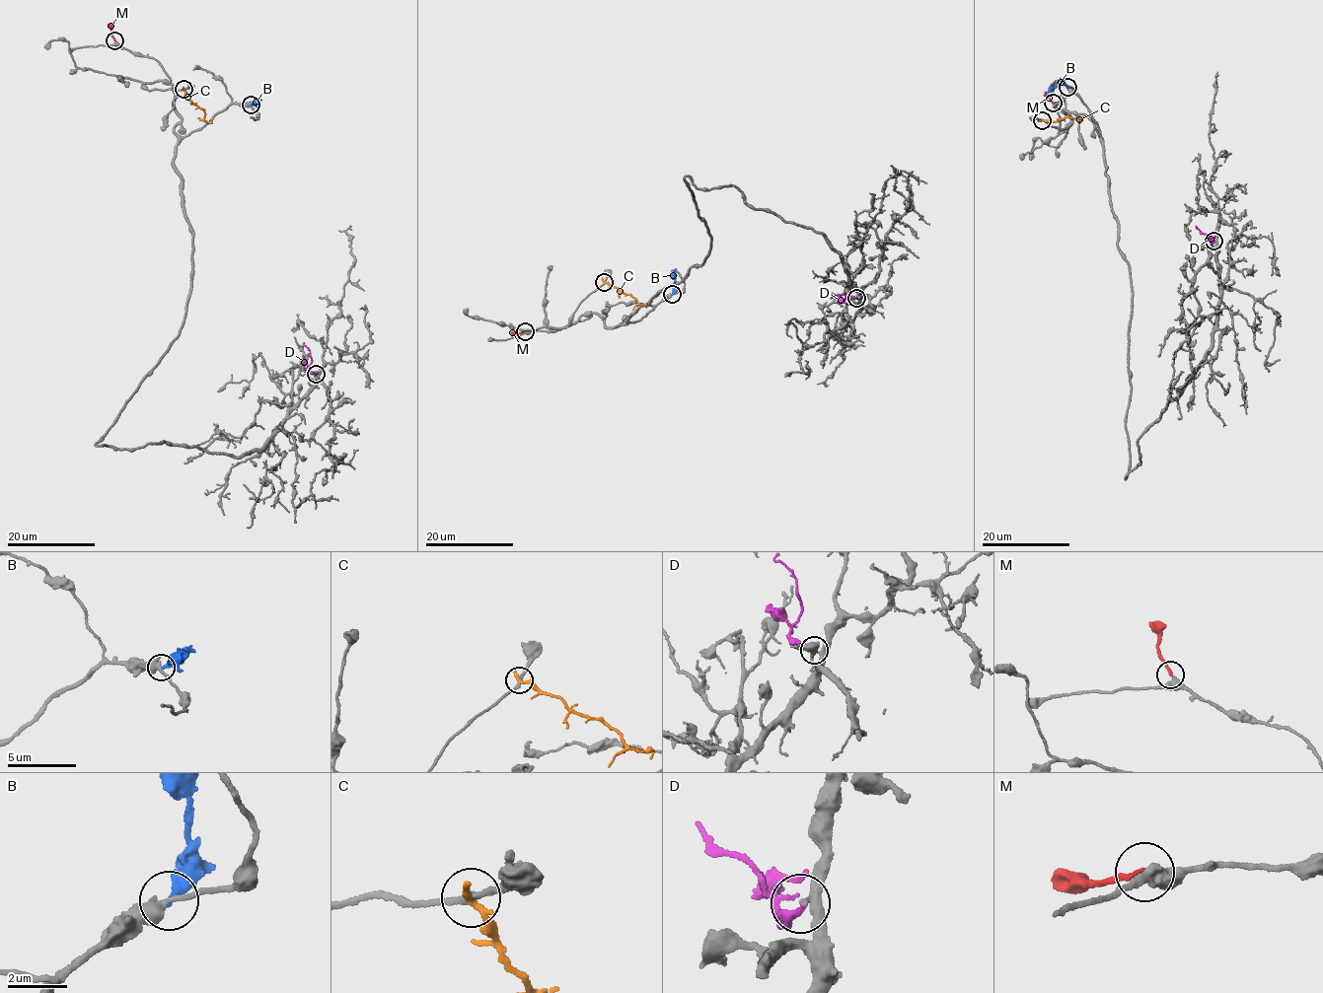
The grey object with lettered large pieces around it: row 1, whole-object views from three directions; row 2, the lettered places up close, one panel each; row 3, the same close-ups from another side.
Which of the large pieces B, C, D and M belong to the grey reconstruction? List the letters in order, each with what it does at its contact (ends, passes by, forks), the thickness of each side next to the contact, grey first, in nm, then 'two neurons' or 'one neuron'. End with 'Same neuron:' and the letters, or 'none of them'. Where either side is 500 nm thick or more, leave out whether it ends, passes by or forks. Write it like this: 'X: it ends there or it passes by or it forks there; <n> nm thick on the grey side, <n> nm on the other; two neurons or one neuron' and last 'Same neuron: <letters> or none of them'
B: it ends there; 380 nm thick on the grey side, 280 nm on the other; two neurons
C: it ends there; 200 nm thick on the grey side, 280 nm on the other; two neurons
D: it ends there; 190 nm thick on the grey side, 200 nm on the other; two neurons
M: it ends there; 360 nm thick on the grey side, 190 nm on the other; one neuron
Same neuron: M

